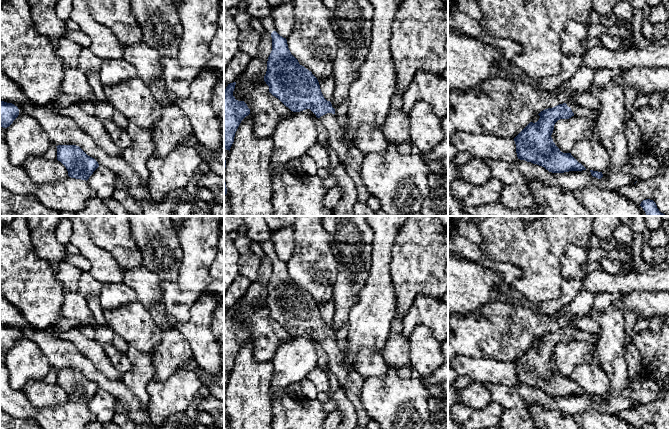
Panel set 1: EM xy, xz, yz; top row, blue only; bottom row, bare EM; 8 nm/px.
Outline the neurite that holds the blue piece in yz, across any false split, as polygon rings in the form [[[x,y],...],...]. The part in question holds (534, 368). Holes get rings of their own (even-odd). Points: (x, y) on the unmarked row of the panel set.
[[[569,325],[541,335],[539,344],[530,346],[514,362],[518,383],[542,390],[552,397],[586,394],[571,377],[561,376],[551,361],[558,344],[574,340],[575,329]]]

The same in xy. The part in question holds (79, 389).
[[[58,369],[57,384],[67,393],[68,400],[75,403],[88,404],[99,391],[98,386],[88,380],[79,370]]]

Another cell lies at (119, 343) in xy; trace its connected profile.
[[[116,335],[113,338],[112,345],[120,352],[126,353],[130,345],[120,335]]]

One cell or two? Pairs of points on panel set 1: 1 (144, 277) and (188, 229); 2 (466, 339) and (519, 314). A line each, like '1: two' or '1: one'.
1: two
2: one

